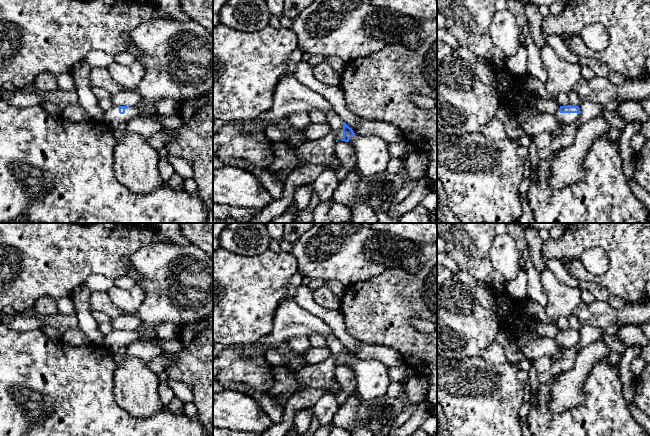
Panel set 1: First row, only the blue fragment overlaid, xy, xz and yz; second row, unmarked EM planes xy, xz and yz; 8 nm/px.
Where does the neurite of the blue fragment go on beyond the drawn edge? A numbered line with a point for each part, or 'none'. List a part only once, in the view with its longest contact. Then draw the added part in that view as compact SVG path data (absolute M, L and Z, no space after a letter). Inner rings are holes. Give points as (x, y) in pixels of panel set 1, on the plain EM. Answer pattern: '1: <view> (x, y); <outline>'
1: yz (567, 342); M559 331L560 333L560 331ZM559 333L554 338L554 340L562 345L565 349L573 349L576 348L579 344L579 338L578 337L560 337Z

